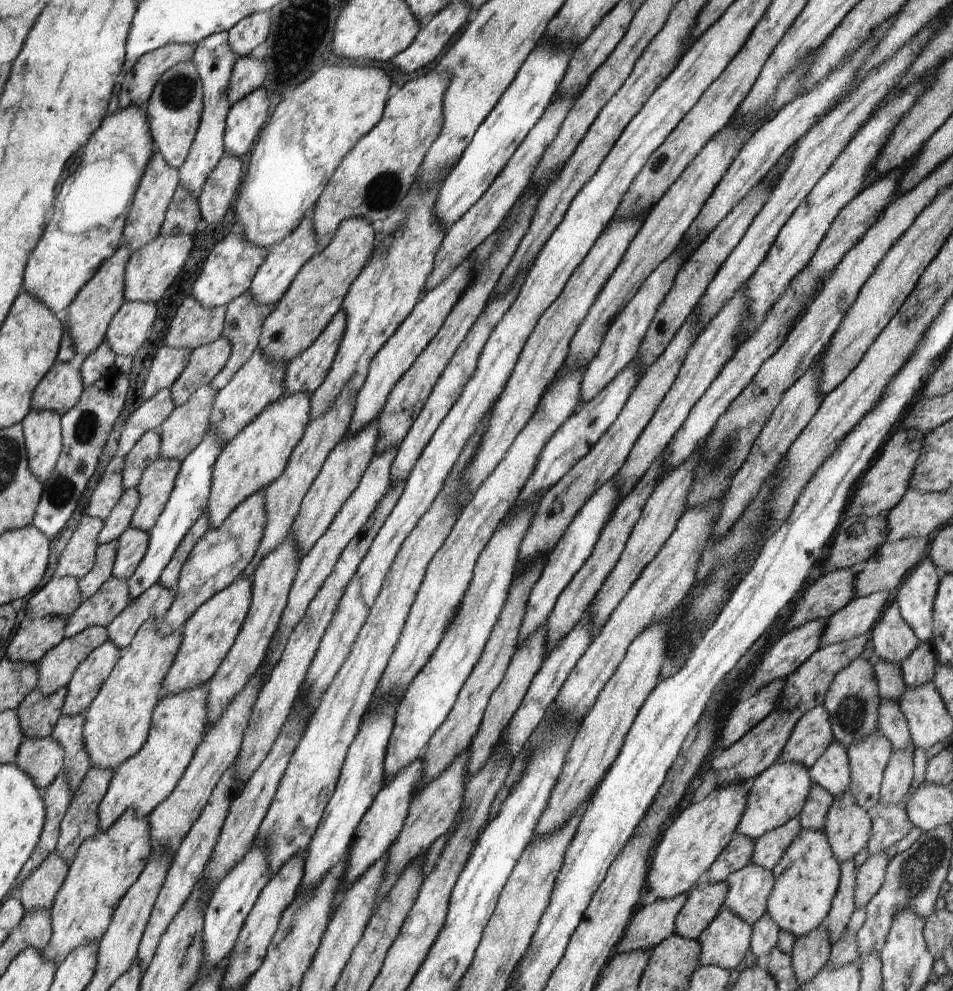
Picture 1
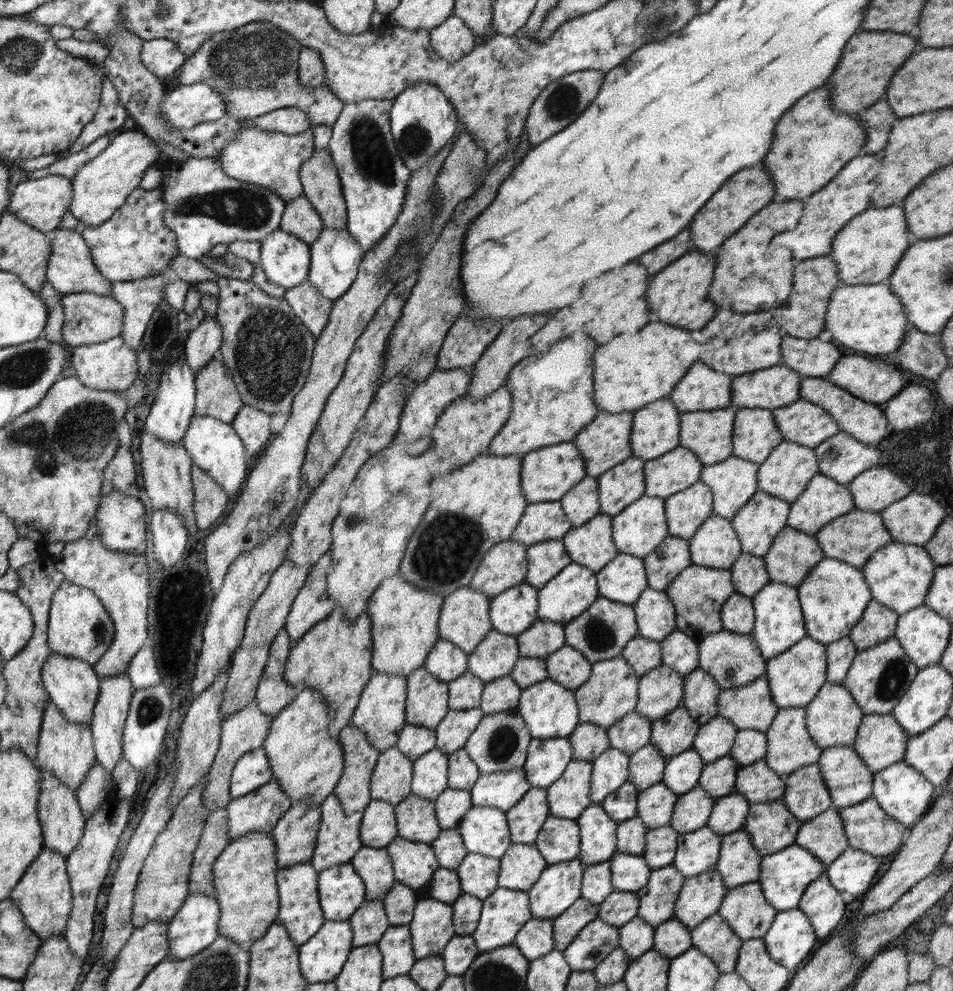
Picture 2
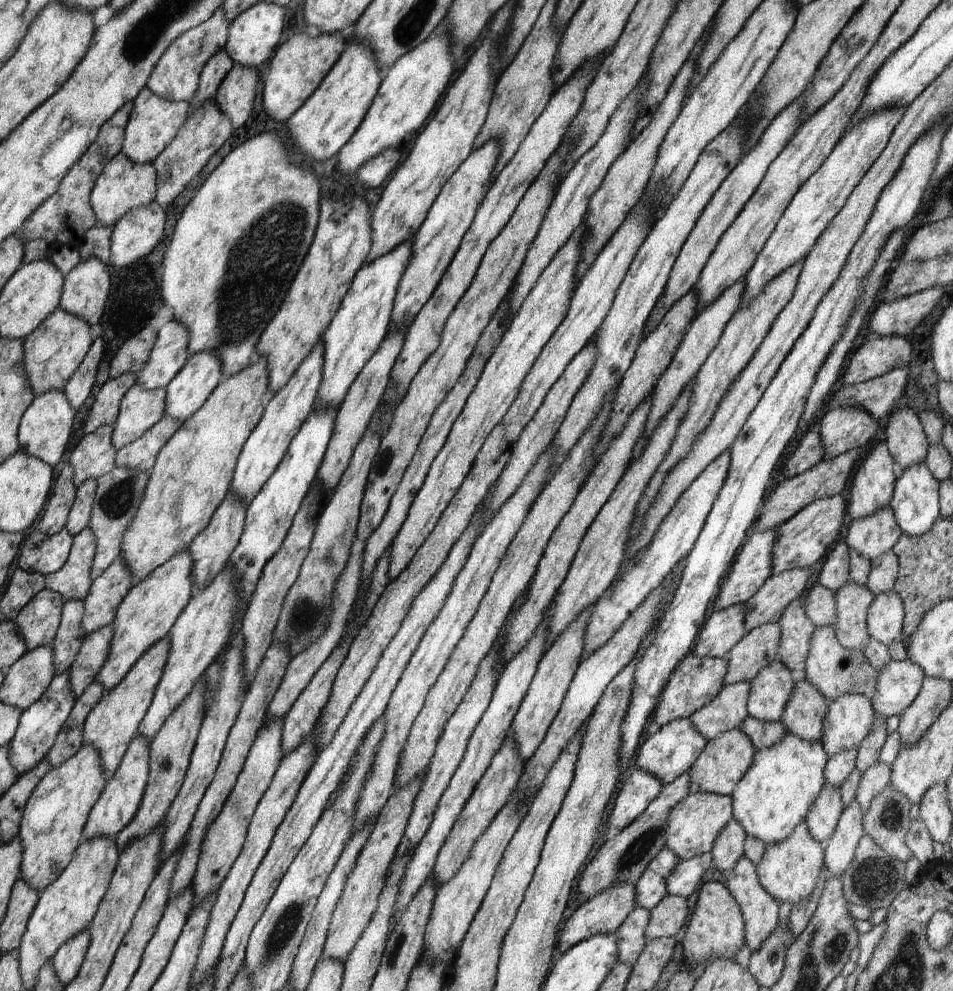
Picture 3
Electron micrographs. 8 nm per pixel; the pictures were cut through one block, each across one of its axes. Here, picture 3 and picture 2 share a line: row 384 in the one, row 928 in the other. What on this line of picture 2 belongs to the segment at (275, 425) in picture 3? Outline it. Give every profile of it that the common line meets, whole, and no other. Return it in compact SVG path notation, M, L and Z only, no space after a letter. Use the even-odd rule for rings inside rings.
M311 862L293 864L277 870L279 911L277 922L281 922L296 946L304 944L324 924L325 918L318 898L318 871Z

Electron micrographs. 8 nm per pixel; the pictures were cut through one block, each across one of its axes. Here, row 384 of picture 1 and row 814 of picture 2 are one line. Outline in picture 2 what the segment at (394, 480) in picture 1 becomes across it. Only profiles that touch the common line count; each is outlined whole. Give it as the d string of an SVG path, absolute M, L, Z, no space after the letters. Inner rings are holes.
M447 788L434 801L440 829L457 829L462 817L473 807L469 790Z

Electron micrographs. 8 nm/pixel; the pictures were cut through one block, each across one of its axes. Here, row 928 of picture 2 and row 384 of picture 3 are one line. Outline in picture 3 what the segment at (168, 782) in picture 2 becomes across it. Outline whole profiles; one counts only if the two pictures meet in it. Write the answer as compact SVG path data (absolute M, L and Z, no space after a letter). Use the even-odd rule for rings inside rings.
M126 373L118 378L108 379L97 394L90 418L85 422L85 434L102 425L114 424L119 415L122 397L135 385L136 375Z

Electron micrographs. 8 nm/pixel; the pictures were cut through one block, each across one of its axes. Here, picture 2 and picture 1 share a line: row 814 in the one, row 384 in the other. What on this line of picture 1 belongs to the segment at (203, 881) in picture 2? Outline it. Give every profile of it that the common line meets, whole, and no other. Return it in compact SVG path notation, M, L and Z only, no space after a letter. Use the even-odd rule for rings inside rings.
M249 292L242 296L231 300L225 307L227 308L225 314L225 321L223 324L222 337L226 337L232 347L230 358L226 361L224 368L210 381L210 386L219 391L223 386L226 386L234 375L242 368L243 364L254 354L258 348L259 338L261 337L262 327L266 317L274 310L276 304L259 305L253 301L253 297Z

